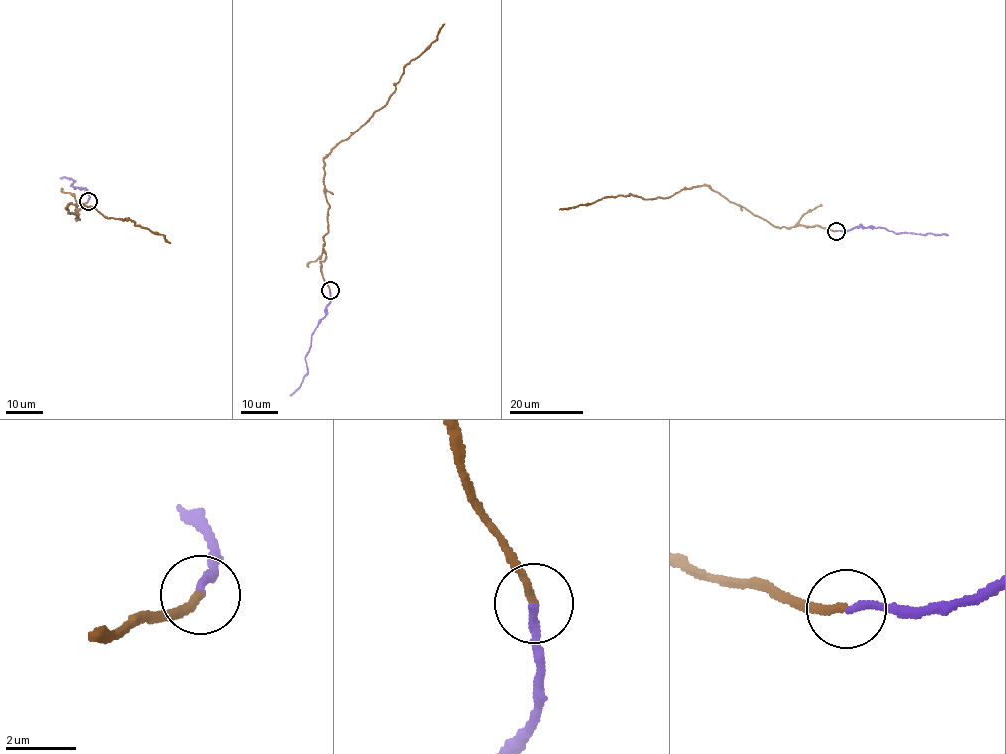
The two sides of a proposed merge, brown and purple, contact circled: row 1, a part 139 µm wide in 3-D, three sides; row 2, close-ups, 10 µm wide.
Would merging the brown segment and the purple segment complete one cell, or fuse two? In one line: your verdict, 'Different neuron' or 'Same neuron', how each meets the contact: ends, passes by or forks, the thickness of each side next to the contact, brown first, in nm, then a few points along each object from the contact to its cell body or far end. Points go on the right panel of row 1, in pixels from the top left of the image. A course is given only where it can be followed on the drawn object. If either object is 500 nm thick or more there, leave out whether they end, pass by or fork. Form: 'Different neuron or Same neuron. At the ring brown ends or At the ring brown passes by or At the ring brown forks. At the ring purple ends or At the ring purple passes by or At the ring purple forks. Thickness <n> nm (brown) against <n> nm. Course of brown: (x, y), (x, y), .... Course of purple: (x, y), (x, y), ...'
Same neuron. At the ring brown ends. At the ring purple ends. Thickness 200 nm (brown) against 220 nm. Course of brown: (837, 231), (801, 225), (778, 228), (730, 203), (705, 185), (683, 189), (662, 198), (612, 196), (559, 209). Course of purple: (837, 231), (879, 227), (898, 233), (947, 235)

